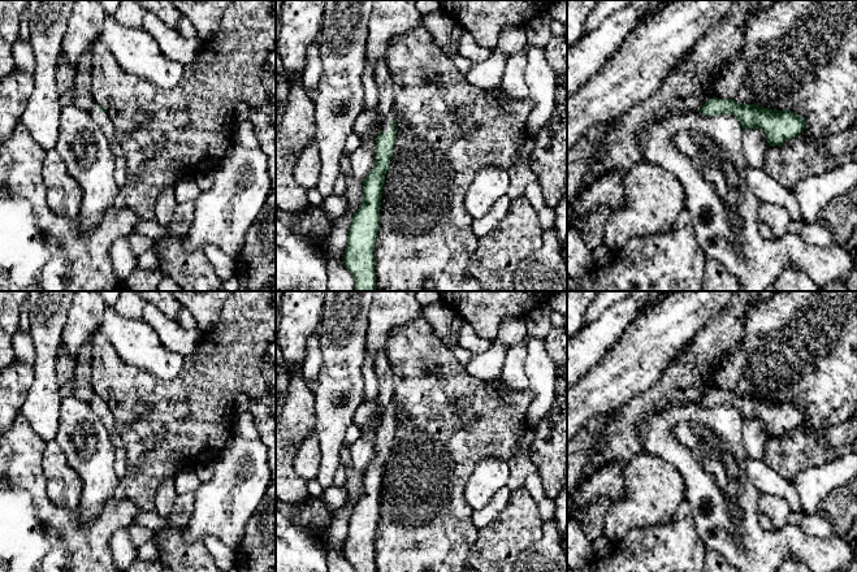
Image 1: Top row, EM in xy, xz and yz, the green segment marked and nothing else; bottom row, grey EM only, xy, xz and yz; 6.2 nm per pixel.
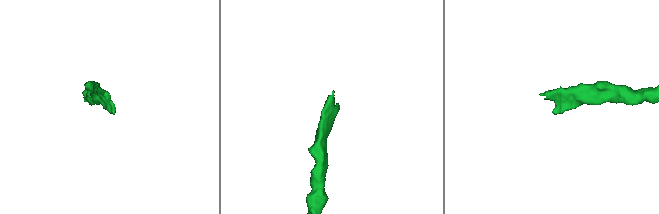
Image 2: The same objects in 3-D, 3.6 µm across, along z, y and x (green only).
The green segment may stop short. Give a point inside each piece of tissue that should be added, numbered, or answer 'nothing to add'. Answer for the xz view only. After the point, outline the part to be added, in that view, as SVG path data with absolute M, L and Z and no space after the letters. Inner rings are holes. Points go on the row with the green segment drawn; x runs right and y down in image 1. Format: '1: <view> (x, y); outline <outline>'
1: xz (392, 116); outline M393 108L393 110L391 110L391 112L388 114L388 117L384 120L381 131L389 133L389 131L390 131L390 122L391 122L391 121L395 121L395 118L397 118L397 112L395 112L395 109Z

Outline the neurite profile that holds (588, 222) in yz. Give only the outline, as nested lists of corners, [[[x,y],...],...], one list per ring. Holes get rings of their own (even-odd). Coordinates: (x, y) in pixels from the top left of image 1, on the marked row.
[[[597,208],[581,218],[579,233],[590,250],[605,244],[605,226],[609,220],[610,208]]]

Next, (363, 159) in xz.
[[[363,109],[354,124],[354,131],[360,138],[360,146],[350,155],[351,174],[363,181],[376,164],[376,135],[377,110]]]

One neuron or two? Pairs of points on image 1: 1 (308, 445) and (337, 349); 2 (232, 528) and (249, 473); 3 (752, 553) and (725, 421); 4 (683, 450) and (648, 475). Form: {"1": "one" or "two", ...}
{"1": "two", "2": "one", "3": "one", "4": "two"}

